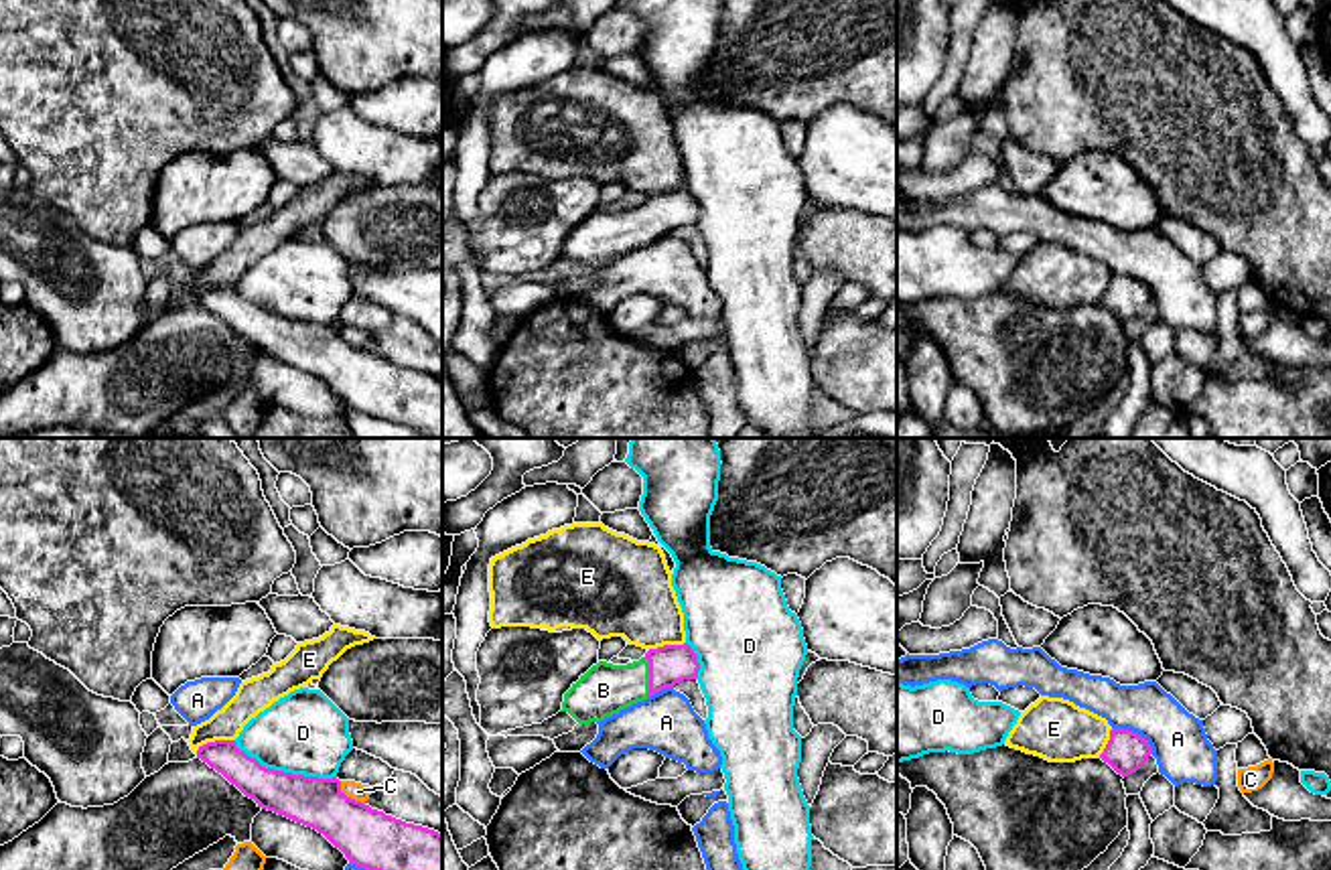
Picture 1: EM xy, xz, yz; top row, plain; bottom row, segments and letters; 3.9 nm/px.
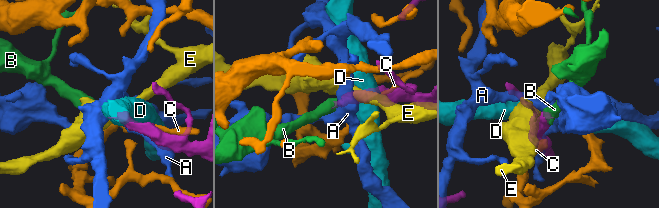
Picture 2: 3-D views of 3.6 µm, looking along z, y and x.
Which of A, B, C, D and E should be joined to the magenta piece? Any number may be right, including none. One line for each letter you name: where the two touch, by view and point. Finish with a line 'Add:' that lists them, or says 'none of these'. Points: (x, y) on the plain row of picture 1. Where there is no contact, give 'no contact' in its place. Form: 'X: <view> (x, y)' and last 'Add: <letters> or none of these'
B: xz (650, 222)
Add: B

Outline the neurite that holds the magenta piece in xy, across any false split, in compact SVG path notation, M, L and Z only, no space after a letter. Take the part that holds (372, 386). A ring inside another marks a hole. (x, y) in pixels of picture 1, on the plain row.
M235 286L199 292L197 304L221 318L258 353L317 375L349 410L442 438L442 379L406 369L347 343L341 327L262 312Z

